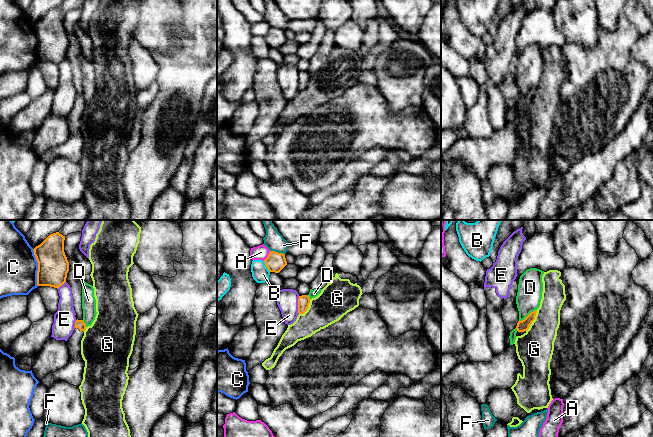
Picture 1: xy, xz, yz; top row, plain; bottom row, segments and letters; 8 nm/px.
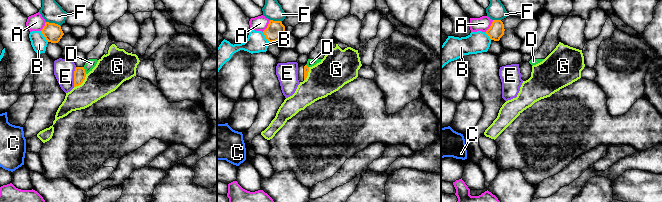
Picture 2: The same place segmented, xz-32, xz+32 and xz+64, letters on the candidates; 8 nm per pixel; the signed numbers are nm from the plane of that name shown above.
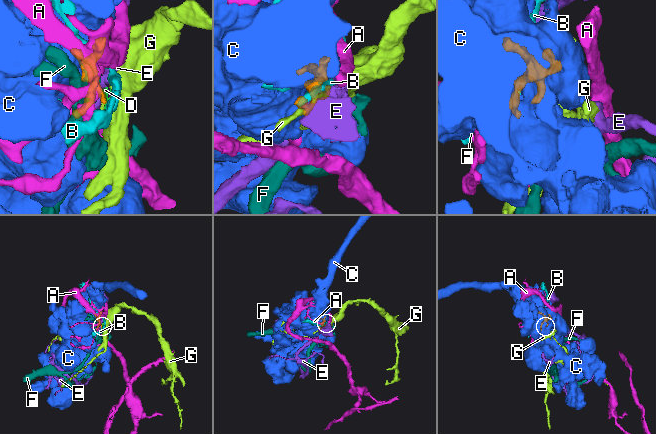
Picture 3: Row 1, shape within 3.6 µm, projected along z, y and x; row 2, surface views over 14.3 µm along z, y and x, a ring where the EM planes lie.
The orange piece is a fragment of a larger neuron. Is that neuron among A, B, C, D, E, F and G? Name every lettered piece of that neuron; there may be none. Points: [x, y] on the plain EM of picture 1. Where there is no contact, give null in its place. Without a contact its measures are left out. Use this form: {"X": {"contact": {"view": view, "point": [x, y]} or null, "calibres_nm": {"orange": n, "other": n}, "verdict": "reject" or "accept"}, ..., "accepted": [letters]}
{"A": {"contact": {"view": "xz", "point": [268, 32]}, "calibres_nm": {"orange": 160, "other": 120}, "verdict": "reject"}, "B": {"contact": {"view": "xz", "point": [266, 42]}, "calibres_nm": {"orange": 160, "other": 140}, "verdict": "reject"}, "C": {"contact": {"view": "xy", "point": [38, 43]}, "calibres_nm": {"orange": 260, "other": 300}, "verdict": "reject"}, "D": {"contact": {"view": "yz", "point": [528, 91]}, "calibres_nm": {"orange": 90, "other": 200}, "verdict": "reject"}, "E": {"contact": {"view": "xz", "point": [298, 81]}, "calibres_nm": {"orange": 100, "other": 180}, "verdict": "reject"}, "F": {"contact": {"view": "xz", "point": [277, 28]}, "calibres_nm": {"orange": 160, "other": 160}, "verdict": "reject"}, "G": {"contact": {"view": "yz", "point": [533, 96]}, "calibres_nm": {"orange": 90, "other": 300}, "verdict": "reject"}, "accepted": []}

